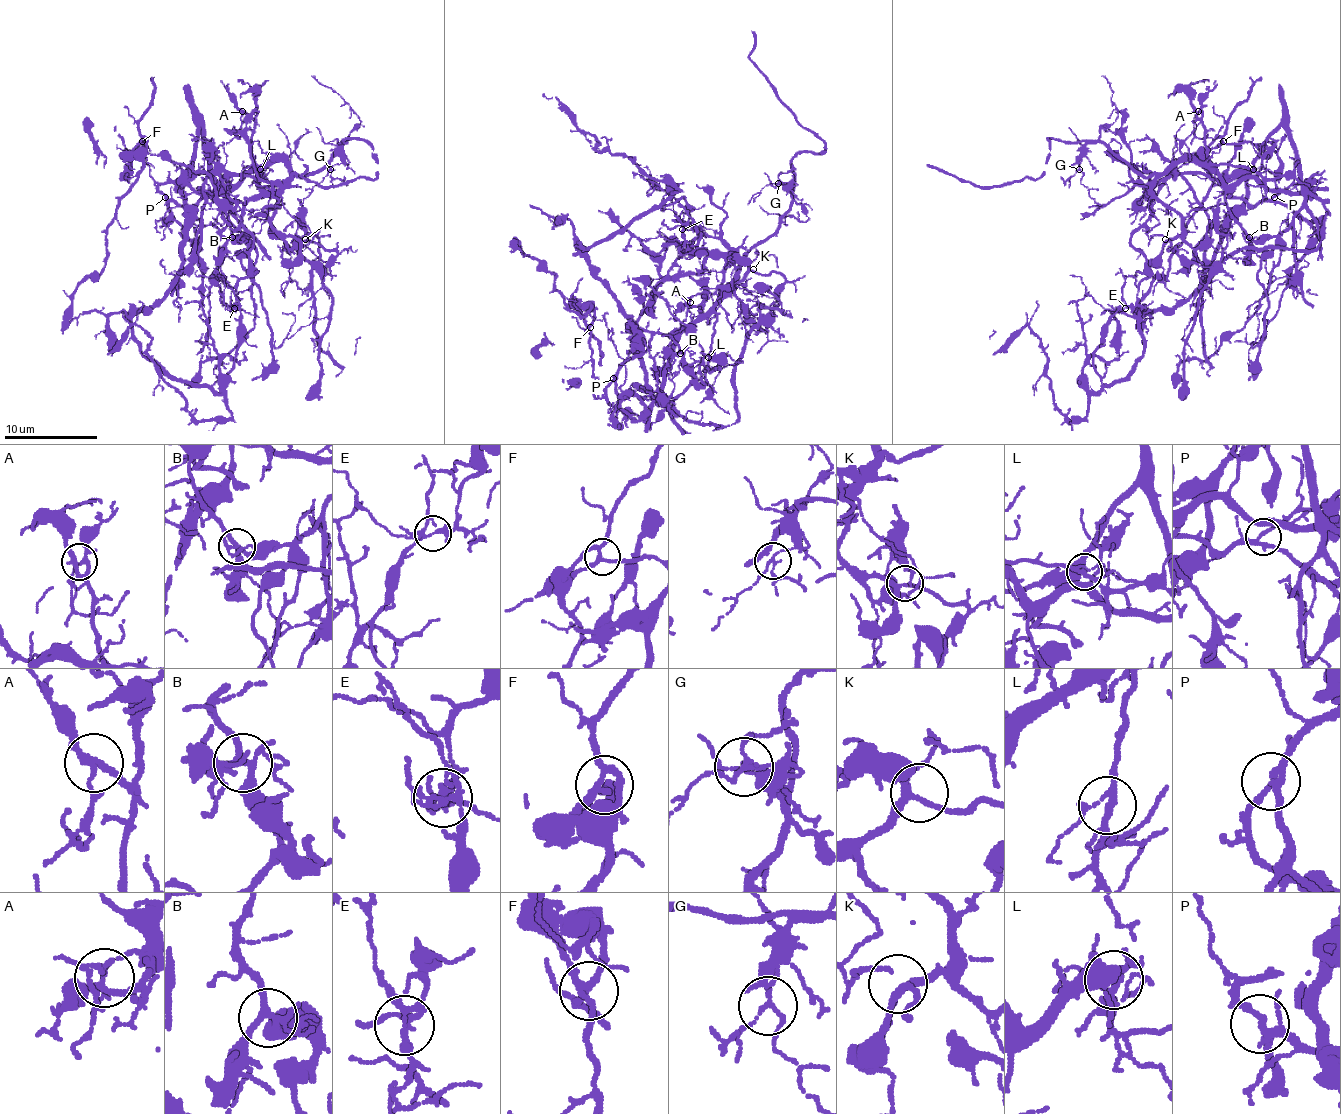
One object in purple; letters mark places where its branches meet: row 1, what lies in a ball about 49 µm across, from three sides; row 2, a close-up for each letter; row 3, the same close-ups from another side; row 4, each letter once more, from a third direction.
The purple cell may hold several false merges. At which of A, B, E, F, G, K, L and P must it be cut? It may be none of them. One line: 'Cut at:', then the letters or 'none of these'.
Cut at: E

